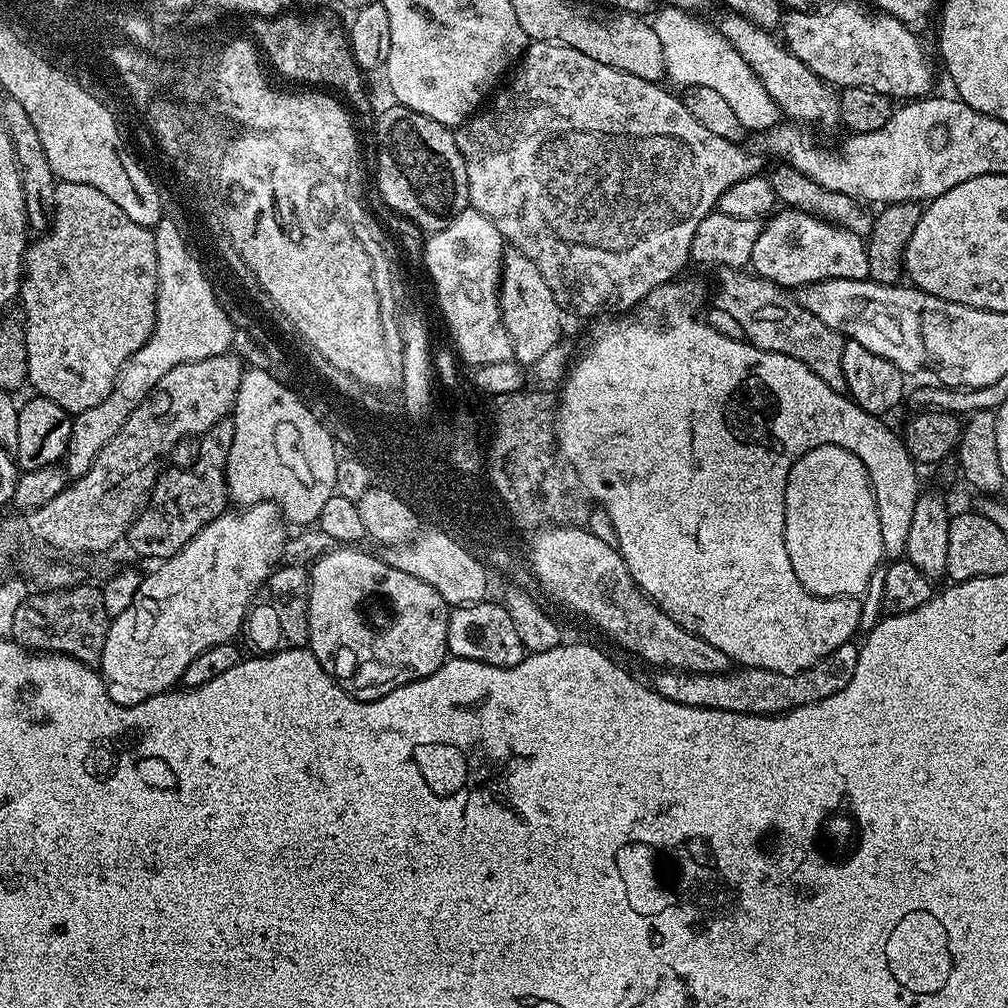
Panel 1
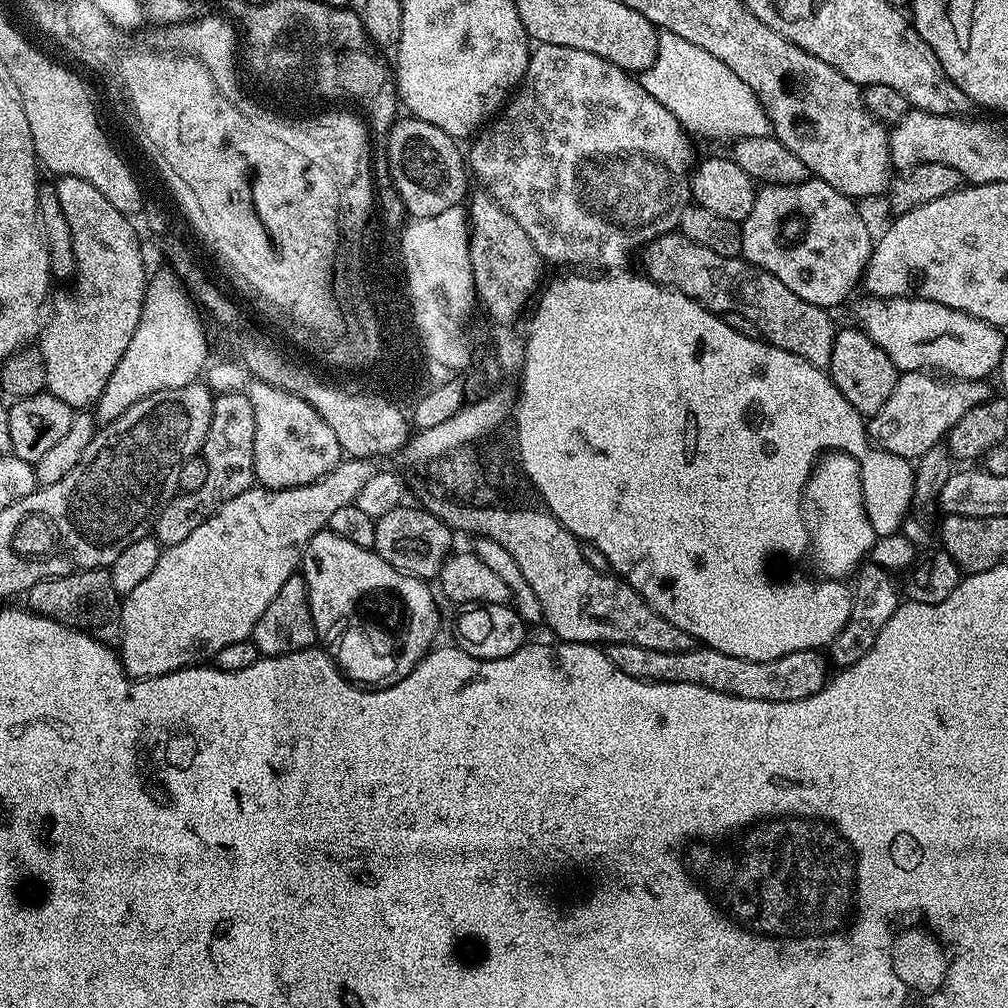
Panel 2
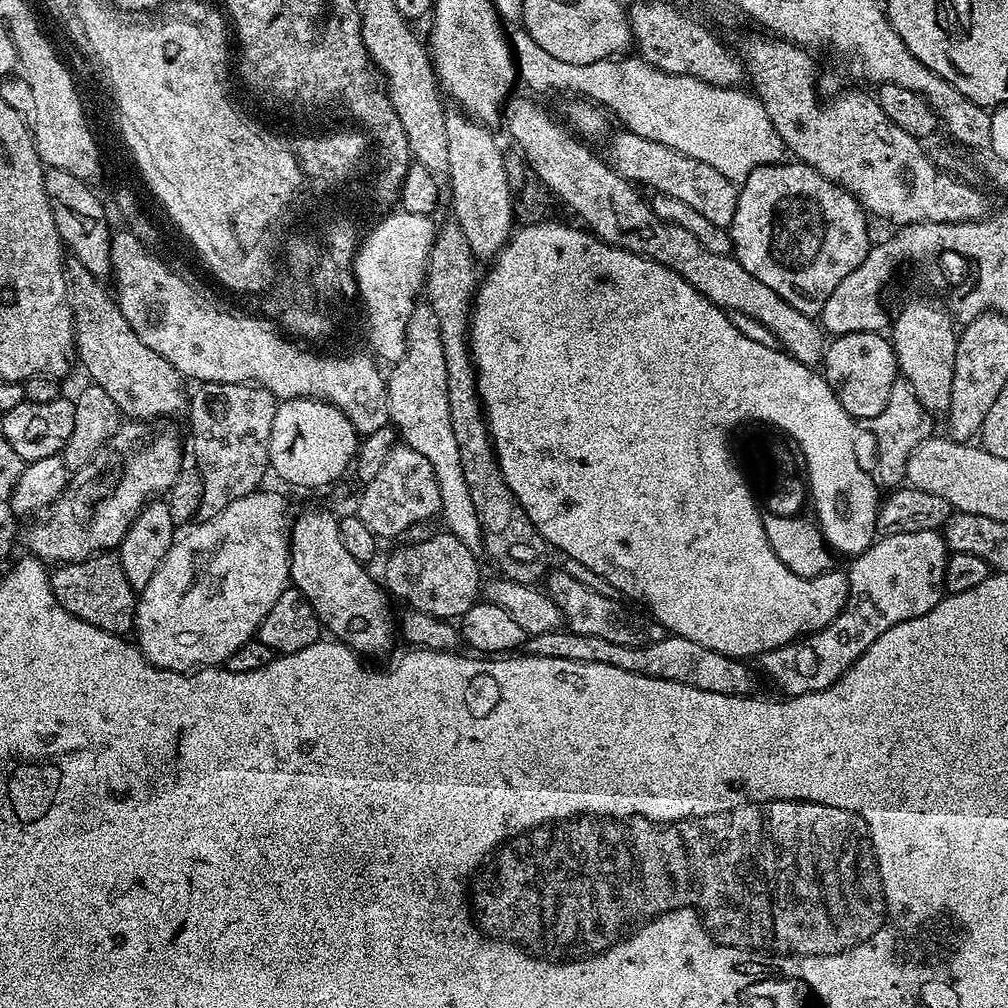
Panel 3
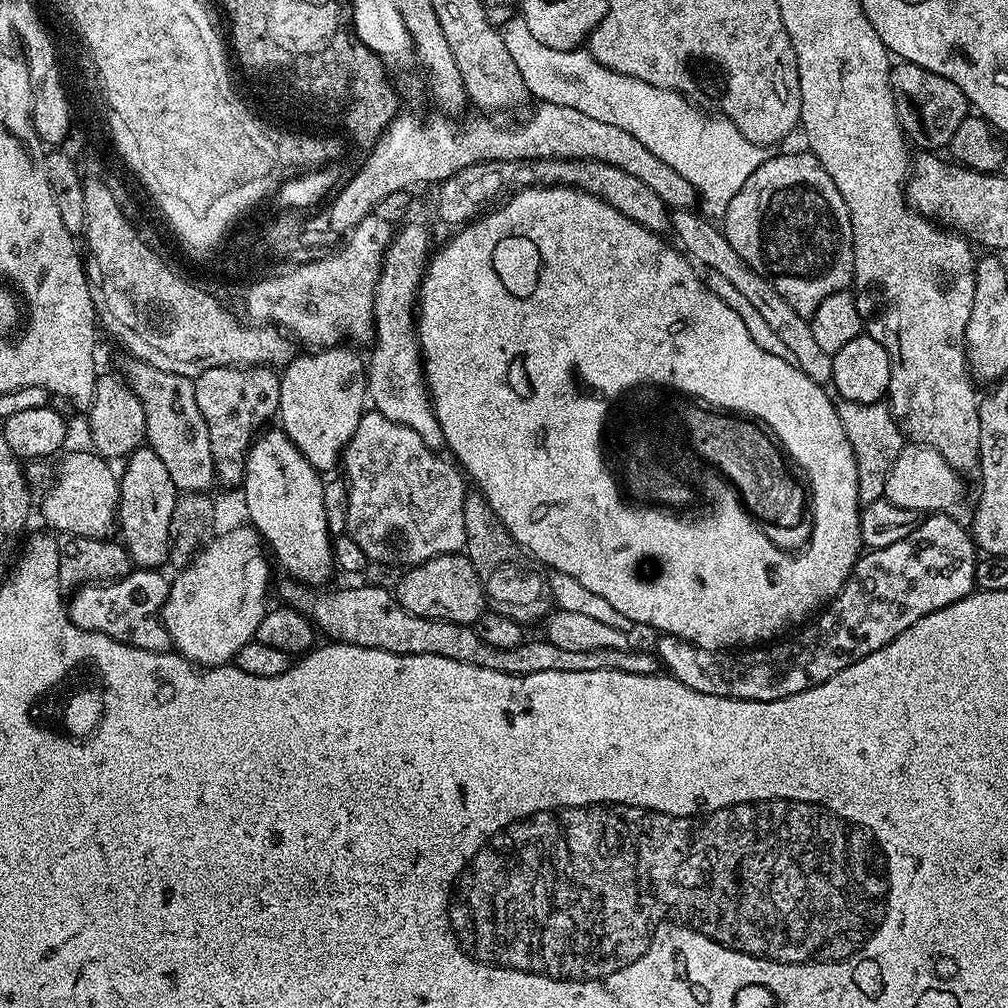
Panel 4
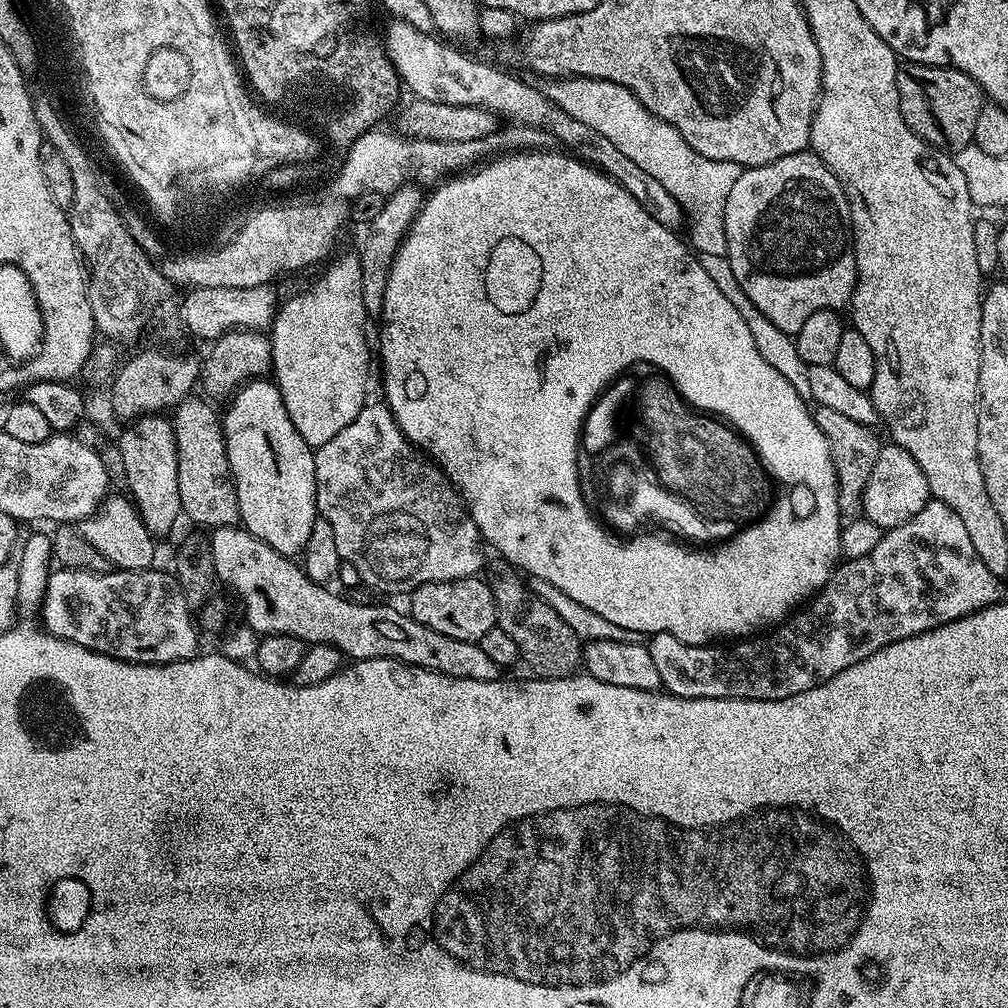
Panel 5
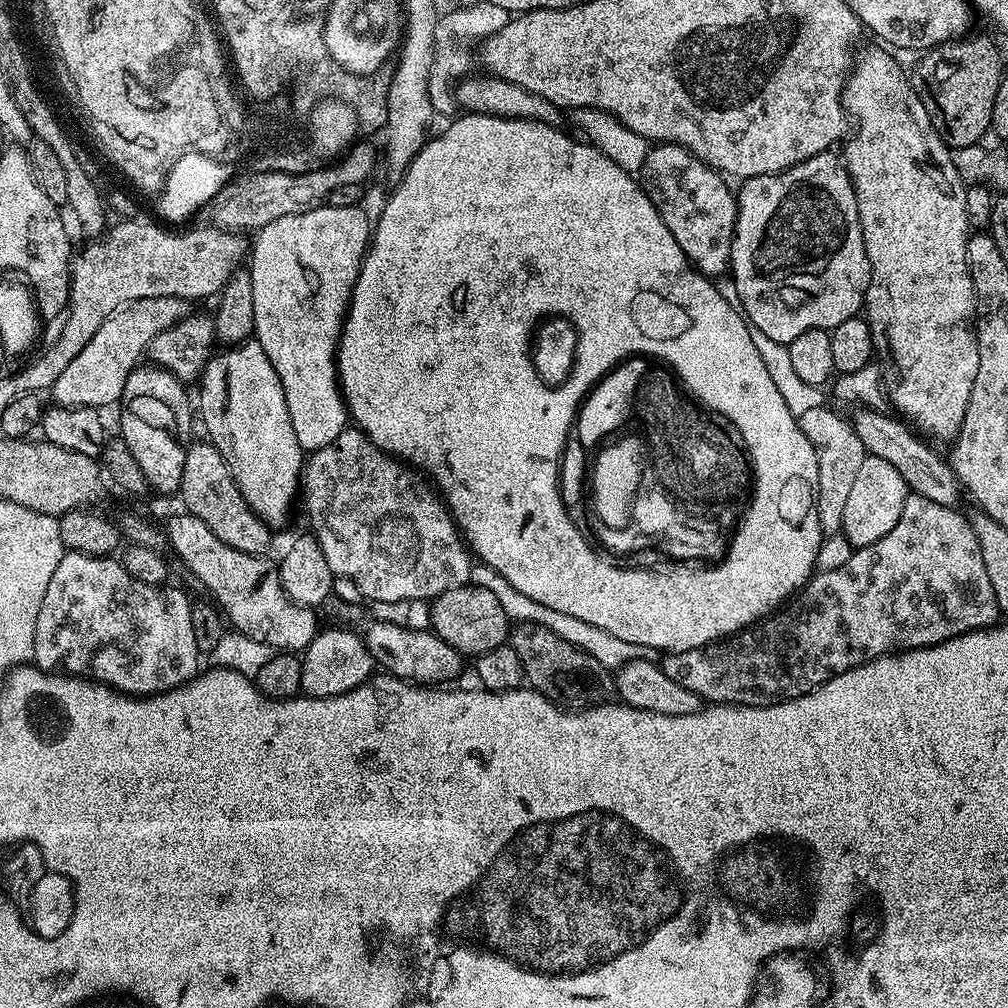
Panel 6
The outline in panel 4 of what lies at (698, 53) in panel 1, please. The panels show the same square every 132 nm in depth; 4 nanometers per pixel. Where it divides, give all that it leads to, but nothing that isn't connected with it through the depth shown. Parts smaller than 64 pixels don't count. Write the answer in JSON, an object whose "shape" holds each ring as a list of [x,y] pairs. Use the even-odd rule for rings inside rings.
{"shape":[[[516,14],[511,18],[505,19],[502,24],[504,41],[506,42],[506,50],[510,52],[514,59],[514,63],[518,66],[518,74],[522,74],[522,82],[526,82],[529,97],[535,98],[537,101],[546,104],[557,104],[558,106],[571,106],[573,110],[582,110],[582,114],[590,114],[590,118],[598,118],[598,122],[610,122],[610,126],[618,126],[622,130],[626,130],[630,134],[634,134],[634,138],[638,138],[638,142],[642,142],[642,146],[646,146],[646,150],[650,150],[650,154],[654,154],[662,162],[666,162],[666,166],[670,166],[674,170],[678,170],[678,174],[682,174],[682,178],[686,178],[686,182],[690,182],[698,193],[698,208],[703,215],[709,218],[723,217],[724,211],[730,206],[730,198],[734,198],[734,194],[738,194],[738,190],[742,190],[742,185],[746,182],[746,178],[750,178],[750,174],[754,174],[754,170],[758,170],[758,166],[762,166],[762,162],[768,159],[770,152],[767,147],[750,142],[750,138],[746,138],[746,134],[742,134],[742,130],[738,130],[738,126],[734,126],[734,122],[730,122],[719,114],[708,114],[712,116],[703,116],[699,112],[697,105],[693,103],[687,96],[680,95],[679,92],[671,92],[668,88],[659,88],[650,82],[642,82],[633,76],[626,74],[618,74],[614,70],[610,70],[606,66],[602,66],[593,57],[591,52],[587,50],[554,50],[550,46],[542,46],[542,42],[538,42],[538,38],[534,38],[534,34],[530,34],[530,30],[526,26],[524,17]]]}

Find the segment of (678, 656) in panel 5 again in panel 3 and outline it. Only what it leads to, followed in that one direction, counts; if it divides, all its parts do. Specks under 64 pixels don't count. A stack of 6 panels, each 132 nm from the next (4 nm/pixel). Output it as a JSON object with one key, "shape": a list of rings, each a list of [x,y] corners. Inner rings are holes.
{"shape":[[[918,530],[918,534],[890,534],[880,536],[870,547],[860,556],[851,561],[852,569],[846,572],[848,577],[848,597],[844,603],[842,611],[822,630],[810,632],[807,636],[799,640],[791,640],[789,644],[783,644],[780,648],[775,648],[759,657],[759,671],[772,679],[772,684],[777,688],[777,693],[785,697],[801,696],[811,692],[821,692],[826,690],[870,646],[874,646],[881,634],[886,634],[890,626],[898,626],[898,622],[906,622],[910,618],[918,618],[926,614],[926,610],[934,610],[938,602],[946,595],[944,586],[944,575],[948,565],[948,544],[939,531]]]}

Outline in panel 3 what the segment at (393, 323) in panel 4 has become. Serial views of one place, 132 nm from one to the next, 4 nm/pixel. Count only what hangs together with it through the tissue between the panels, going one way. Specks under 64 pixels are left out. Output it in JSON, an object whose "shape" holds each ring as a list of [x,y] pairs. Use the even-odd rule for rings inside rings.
{"shape":[[[420,303],[413,307],[408,329],[404,331],[404,356],[391,365],[392,373],[389,371],[386,376],[388,418],[399,439],[407,447],[418,450],[418,454],[422,454],[426,462],[430,462],[430,470],[434,470],[438,482],[438,516],[439,519],[444,519],[443,527],[454,538],[458,538],[462,546],[479,553],[483,549],[484,539],[478,514],[474,511],[474,502],[470,499],[470,490],[466,490],[466,478],[462,478],[462,458],[458,458],[458,442],[454,439],[454,426],[450,422],[446,358],[442,354],[438,318],[431,304]]]}

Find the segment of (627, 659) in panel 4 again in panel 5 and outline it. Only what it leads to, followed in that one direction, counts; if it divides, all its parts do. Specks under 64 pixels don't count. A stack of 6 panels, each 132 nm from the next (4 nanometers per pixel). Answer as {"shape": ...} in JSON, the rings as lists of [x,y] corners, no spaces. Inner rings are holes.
{"shape":[[[229,526],[227,528],[213,528],[210,535],[207,537],[206,543],[208,545],[209,557],[213,560],[213,570],[215,572],[215,579],[225,584],[226,587],[232,588],[234,595],[240,599],[240,604],[244,607],[243,623],[252,628],[253,631],[259,633],[260,636],[269,636],[270,634],[290,634],[294,638],[303,640],[305,644],[311,646],[314,644],[329,644],[334,646],[341,654],[343,654],[349,661],[354,660],[369,660],[370,658],[390,658],[391,660],[400,660],[404,664],[413,664],[419,668],[425,668],[426,670],[434,670],[435,672],[441,672],[447,676],[453,676],[454,678],[474,678],[478,682],[490,682],[491,680],[499,680],[502,676],[502,670],[494,662],[490,662],[489,656],[482,651],[482,646],[475,640],[459,640],[458,638],[446,638],[446,634],[438,634],[438,630],[430,630],[430,626],[422,626],[422,622],[418,622],[407,611],[399,612],[396,608],[391,608],[388,604],[359,604],[356,600],[347,600],[344,595],[339,591],[331,592],[331,587],[323,584],[315,584],[311,578],[309,578],[303,567],[295,559],[278,554],[278,550],[274,550],[270,546],[266,546],[266,542],[262,542],[254,534],[244,531],[240,526]]]}

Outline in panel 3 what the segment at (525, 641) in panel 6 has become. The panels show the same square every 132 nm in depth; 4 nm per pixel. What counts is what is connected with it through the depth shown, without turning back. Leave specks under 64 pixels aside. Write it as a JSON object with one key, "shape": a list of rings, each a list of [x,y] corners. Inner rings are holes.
{"shape":[[[448,218],[436,229],[436,237],[428,255],[428,271],[426,273],[426,300],[432,305],[438,318],[438,330],[442,338],[442,354],[446,358],[446,390],[450,402],[450,422],[454,426],[454,439],[458,442],[458,458],[462,458],[462,478],[466,478],[466,490],[470,490],[470,499],[474,502],[474,511],[478,514],[484,546],[483,555],[488,555],[496,563],[501,577],[514,582],[535,585],[536,579],[544,570],[544,536],[530,522],[526,510],[516,501],[516,495],[504,481],[504,475],[496,461],[496,449],[492,446],[492,438],[484,419],[484,409],[476,391],[476,368],[472,364],[472,349],[468,338],[470,313],[474,307],[474,297],[478,287],[478,261],[470,250],[470,242],[466,242],[466,234],[456,225],[455,219]]]}

